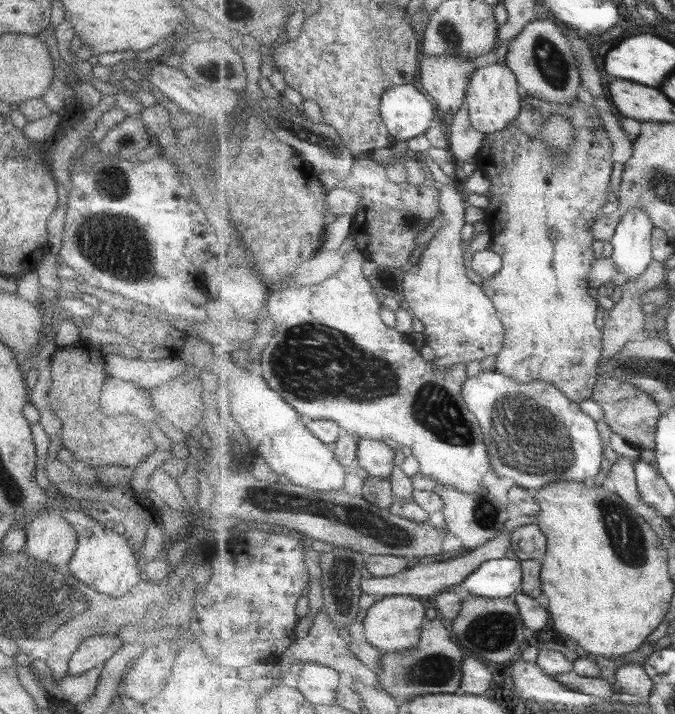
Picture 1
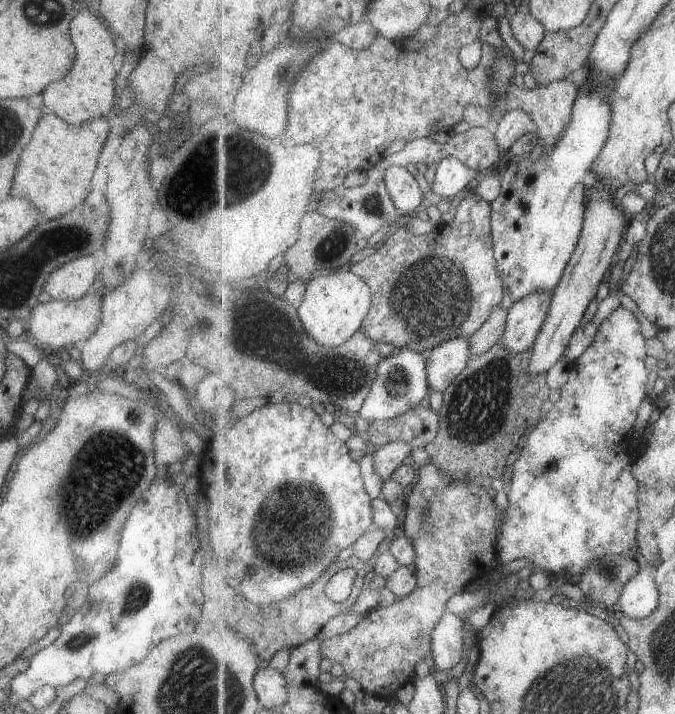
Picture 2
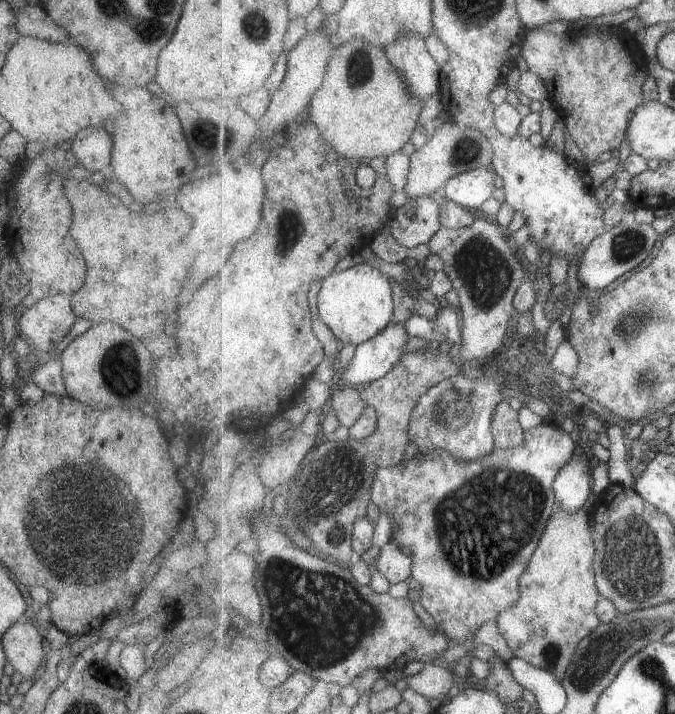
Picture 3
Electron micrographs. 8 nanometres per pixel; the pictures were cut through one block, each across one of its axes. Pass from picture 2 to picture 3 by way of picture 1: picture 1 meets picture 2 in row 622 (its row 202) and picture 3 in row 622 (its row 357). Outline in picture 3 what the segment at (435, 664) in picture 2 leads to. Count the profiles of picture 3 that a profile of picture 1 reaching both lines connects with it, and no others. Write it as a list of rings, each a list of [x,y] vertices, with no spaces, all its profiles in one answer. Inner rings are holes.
[[[546,419],[543,423],[539,424],[539,426],[535,426],[535,428],[529,428],[529,430],[525,430],[525,442],[523,442],[523,446],[515,446],[515,448],[495,448],[495,452],[493,454],[489,454],[487,458],[483,458],[483,460],[473,460],[473,462],[457,462],[455,458],[453,458],[453,454],[451,452],[447,452],[447,450],[433,450],[429,456],[418,456],[415,455],[411,460],[401,462],[401,464],[397,464],[393,467],[387,468],[379,468],[377,470],[377,474],[375,475],[375,482],[373,483],[372,488],[372,502],[379,508],[380,512],[383,512],[385,516],[387,516],[391,524],[394,525],[392,527],[392,536],[391,540],[393,540],[400,547],[407,546],[407,548],[411,548],[413,550],[413,554],[411,554],[413,559],[413,570],[412,570],[412,578],[414,578],[417,582],[419,582],[421,586],[420,590],[420,604],[428,612],[434,622],[435,625],[442,631],[445,632],[445,636],[447,638],[451,638],[451,640],[455,640],[455,642],[459,642],[459,645],[465,644],[467,640],[471,640],[471,637],[474,633],[481,628],[481,626],[485,626],[487,622],[496,622],[499,618],[499,614],[501,612],[505,612],[505,610],[509,610],[513,604],[517,604],[517,600],[521,598],[521,587],[520,587],[520,578],[521,575],[528,569],[529,563],[532,561],[533,555],[537,550],[537,547],[540,545],[541,539],[544,536],[545,529],[548,528],[548,522],[554,513],[556,508],[556,494],[554,484],[557,480],[557,475],[560,473],[561,468],[565,466],[565,462],[569,462],[569,458],[573,458],[573,454],[575,454],[575,446],[577,445],[575,433],[565,432],[563,428],[561,428],[554,420]]]

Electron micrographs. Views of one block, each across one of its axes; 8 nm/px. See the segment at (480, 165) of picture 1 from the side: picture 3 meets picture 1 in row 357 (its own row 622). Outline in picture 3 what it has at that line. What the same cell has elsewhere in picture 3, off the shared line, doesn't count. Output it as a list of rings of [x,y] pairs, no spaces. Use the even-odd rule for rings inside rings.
[[[561,506],[555,508],[528,569],[521,575],[521,598],[509,610],[501,612],[496,621],[500,633],[515,657],[553,672],[561,682],[564,681],[567,669],[571,665],[575,650],[581,640],[589,636],[593,630],[597,630],[603,623],[596,611],[602,595],[596,584],[594,566],[596,542],[593,538],[593,525],[589,524],[593,521],[591,517],[589,518],[588,510],[583,506],[575,514],[569,514]]]

